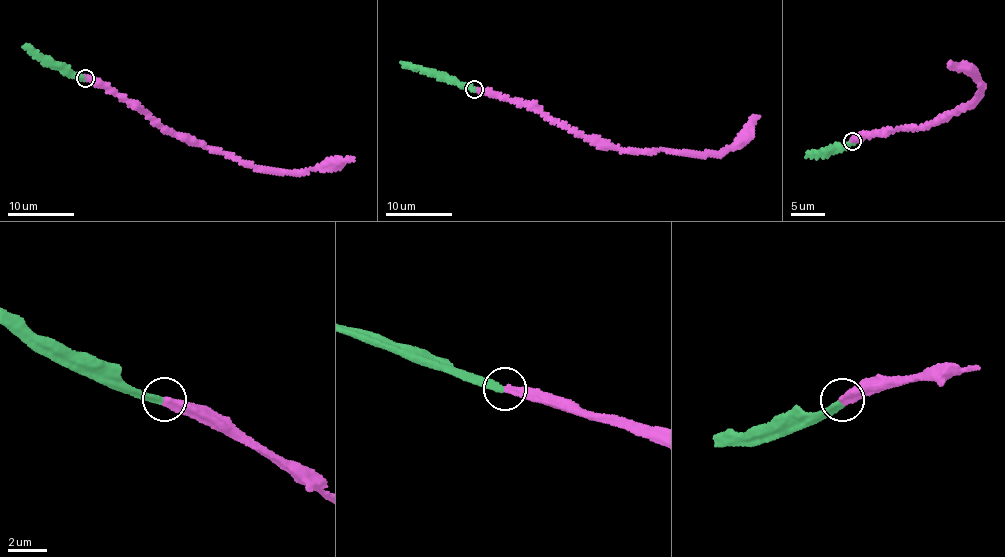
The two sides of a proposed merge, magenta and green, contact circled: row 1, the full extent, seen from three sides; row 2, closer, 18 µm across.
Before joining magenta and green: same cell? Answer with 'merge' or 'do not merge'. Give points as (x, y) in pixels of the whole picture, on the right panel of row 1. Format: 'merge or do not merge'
merge

